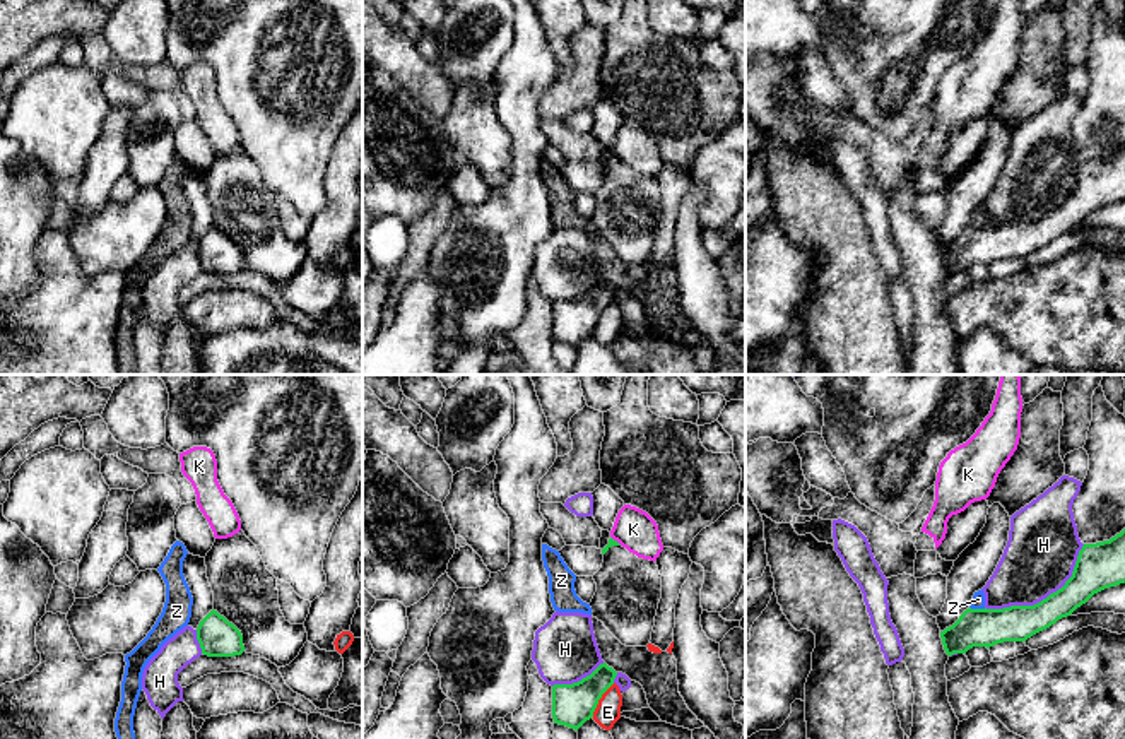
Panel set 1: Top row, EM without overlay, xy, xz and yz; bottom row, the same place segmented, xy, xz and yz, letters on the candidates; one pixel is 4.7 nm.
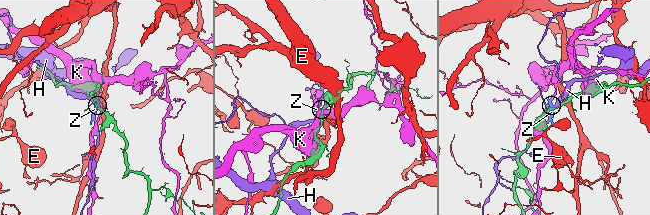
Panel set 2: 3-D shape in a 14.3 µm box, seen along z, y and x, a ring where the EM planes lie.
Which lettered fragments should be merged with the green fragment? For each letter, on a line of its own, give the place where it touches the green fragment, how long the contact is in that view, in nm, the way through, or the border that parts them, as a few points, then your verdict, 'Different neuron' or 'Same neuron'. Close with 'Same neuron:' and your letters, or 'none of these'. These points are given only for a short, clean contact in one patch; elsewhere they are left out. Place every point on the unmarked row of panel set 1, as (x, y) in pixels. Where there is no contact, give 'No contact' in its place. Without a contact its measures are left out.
E: Touches green at xz (599, 315). Shared border 190 nm. Different neuron
H: Touches green at yz (1043, 216). Shared border 550 nm. Different neuron
K: Touches green at xz (616, 158). Shared border 70 nm. Different neuron
Z: Touches green at yz (978, 226). Shared border 80 nm. Boundary: yz (970, 223), (985, 224). Different neuron
Same neuron: none of these

